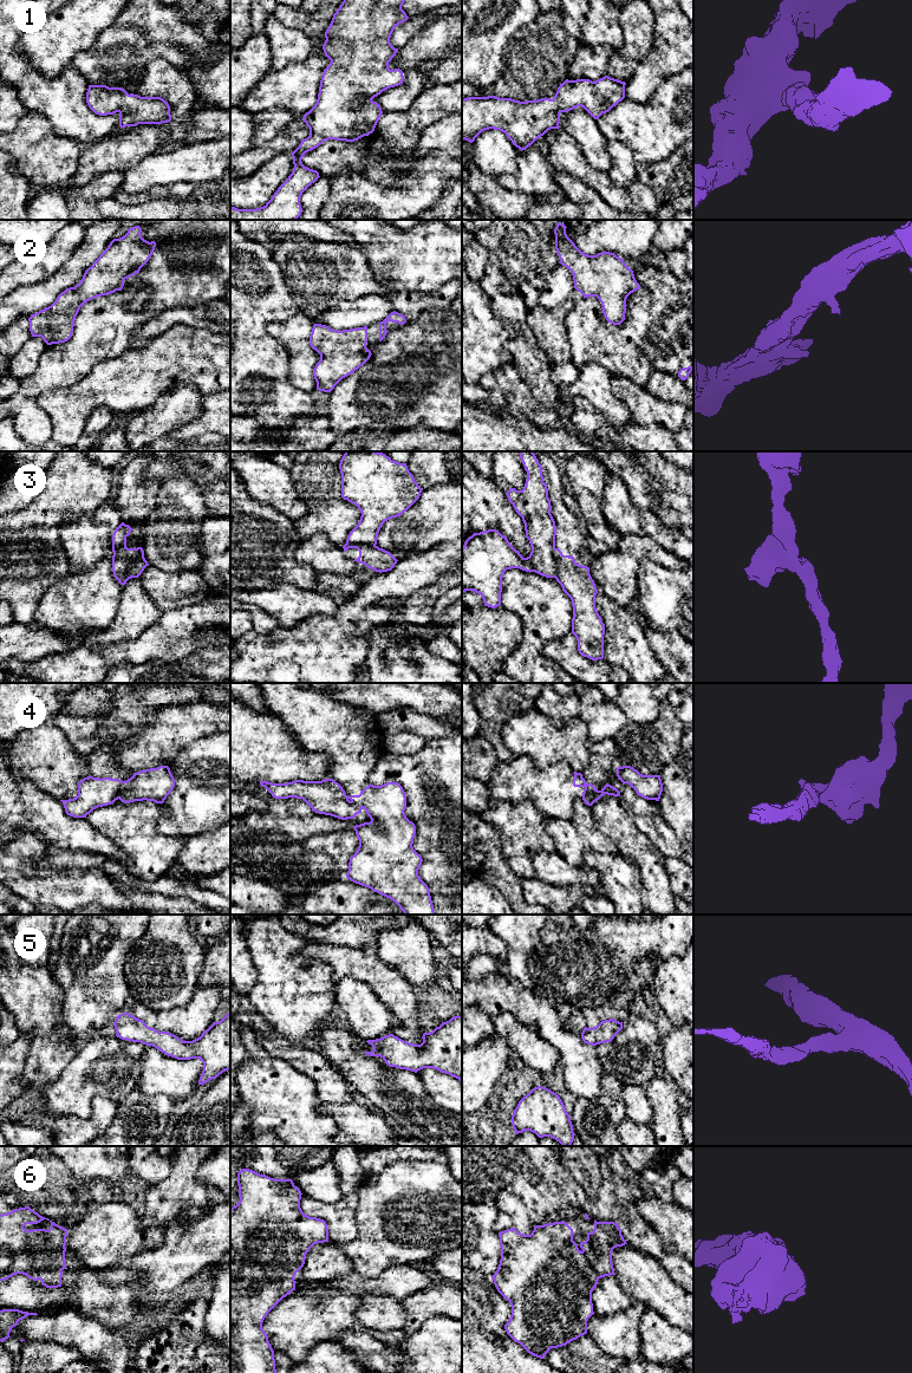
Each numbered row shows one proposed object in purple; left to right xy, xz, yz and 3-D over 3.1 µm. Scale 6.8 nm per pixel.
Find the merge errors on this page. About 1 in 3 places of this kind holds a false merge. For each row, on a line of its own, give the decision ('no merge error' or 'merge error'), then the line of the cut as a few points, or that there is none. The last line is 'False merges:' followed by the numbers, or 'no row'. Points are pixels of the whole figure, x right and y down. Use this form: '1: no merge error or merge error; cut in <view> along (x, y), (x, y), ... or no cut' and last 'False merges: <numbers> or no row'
1: no merge error; no cut
2: no merge error; no cut
3: merge error; cut in xy along (143, 555), (132, 559), (129, 564), (130, 577)
4: merge error; cut in xy along (124, 781), (124, 788), (118, 798)
5: no merge error; no cut
6: no merge error; no cut
False merges: 3, 4

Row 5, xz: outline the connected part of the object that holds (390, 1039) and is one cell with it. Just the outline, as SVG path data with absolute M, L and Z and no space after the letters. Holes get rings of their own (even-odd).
M462 1016L442 1022L430 1033L424 1033L421 1045L409 1043L393 1034L367 1040L373 1047L365 1055L380 1056L390 1067L417 1073L434 1068L462 1082Z

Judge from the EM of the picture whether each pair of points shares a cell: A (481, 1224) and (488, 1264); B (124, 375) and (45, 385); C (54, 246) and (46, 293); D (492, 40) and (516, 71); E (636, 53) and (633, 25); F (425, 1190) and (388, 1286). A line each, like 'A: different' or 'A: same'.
A: same
B: different
C: different
D: different
E: same
F: different

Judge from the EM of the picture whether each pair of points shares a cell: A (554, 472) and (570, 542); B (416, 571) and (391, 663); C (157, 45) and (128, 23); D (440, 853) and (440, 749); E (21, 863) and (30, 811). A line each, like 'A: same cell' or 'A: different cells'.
A: same cell
B: different cells
C: same cell
D: same cell
E: different cells

